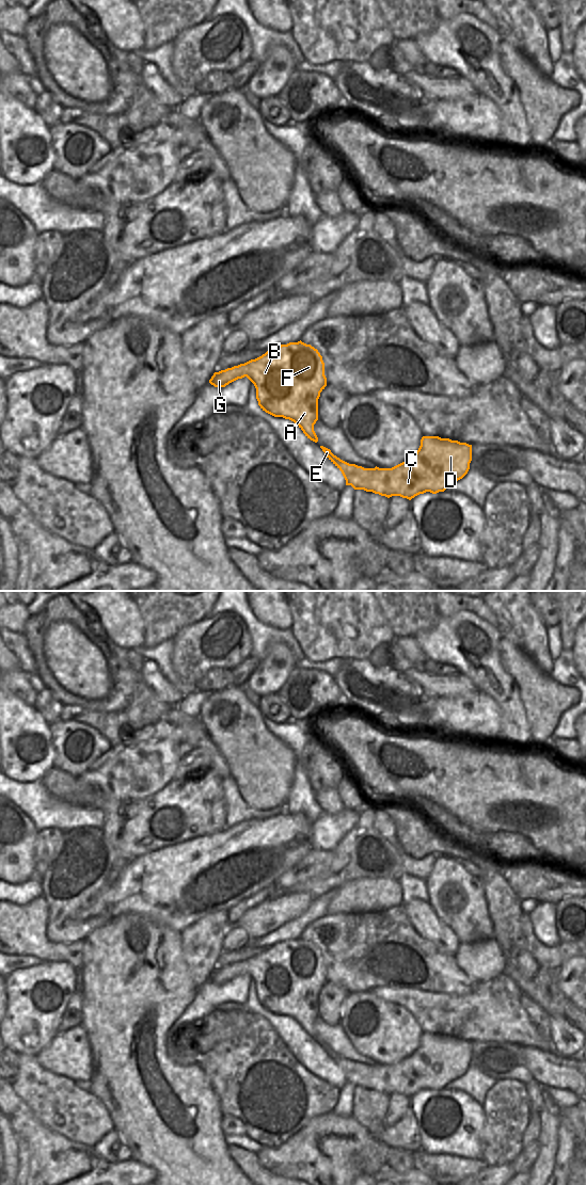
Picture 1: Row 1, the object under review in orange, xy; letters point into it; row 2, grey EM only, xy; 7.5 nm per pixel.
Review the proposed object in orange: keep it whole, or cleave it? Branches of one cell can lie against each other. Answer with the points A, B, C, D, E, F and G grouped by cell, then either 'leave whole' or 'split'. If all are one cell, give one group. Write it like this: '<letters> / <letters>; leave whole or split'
A B C D E F G; leave whole

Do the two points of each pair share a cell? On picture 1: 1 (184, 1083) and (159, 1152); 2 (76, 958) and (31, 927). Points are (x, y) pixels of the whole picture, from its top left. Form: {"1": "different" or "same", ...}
{"1": "same", "2": "same"}

